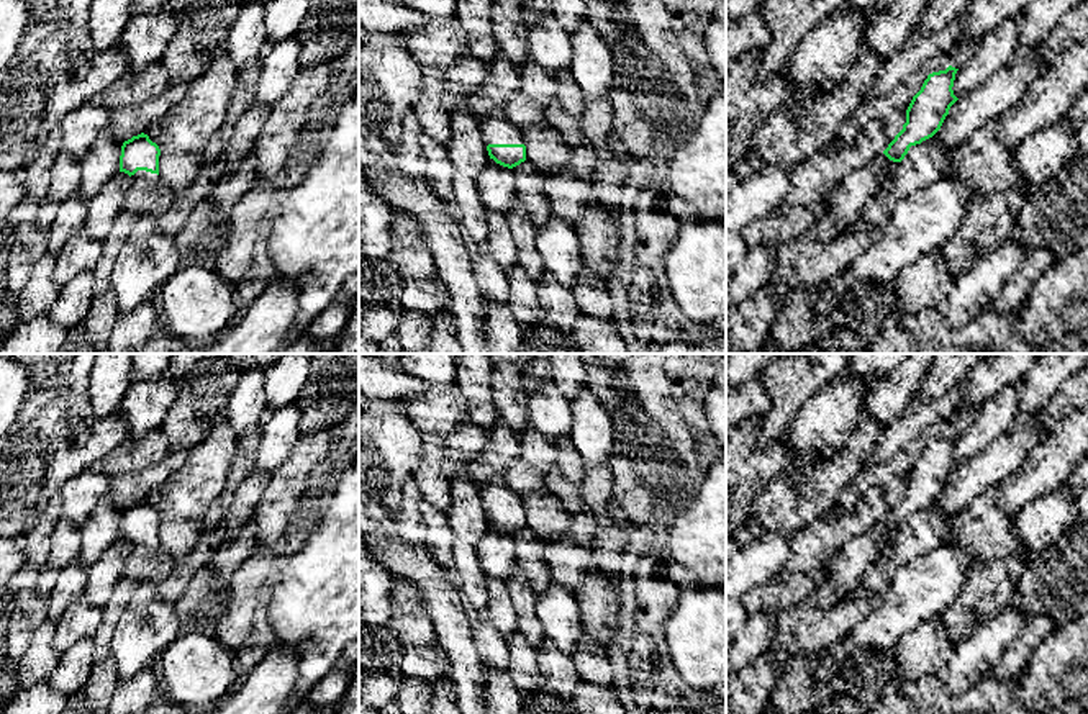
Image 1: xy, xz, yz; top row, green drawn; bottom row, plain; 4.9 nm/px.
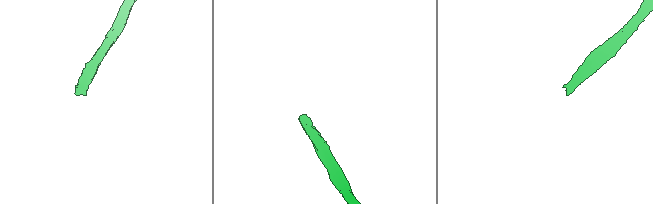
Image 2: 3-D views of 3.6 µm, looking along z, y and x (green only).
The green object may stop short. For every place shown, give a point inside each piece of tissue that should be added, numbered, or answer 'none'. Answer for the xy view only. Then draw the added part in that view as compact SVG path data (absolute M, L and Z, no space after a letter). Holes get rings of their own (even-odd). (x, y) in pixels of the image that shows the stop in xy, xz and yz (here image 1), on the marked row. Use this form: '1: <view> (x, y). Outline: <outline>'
1: xy (149, 179). Outline: M138 170L134 175L131 175L131 180L143 180L149 188L154 188L159 182L159 175L146 170Z

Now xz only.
1: xz (497, 128). Outline: M493 113L480 120L482 138L485 144L523 144L523 131L519 131L506 116L506 113Z

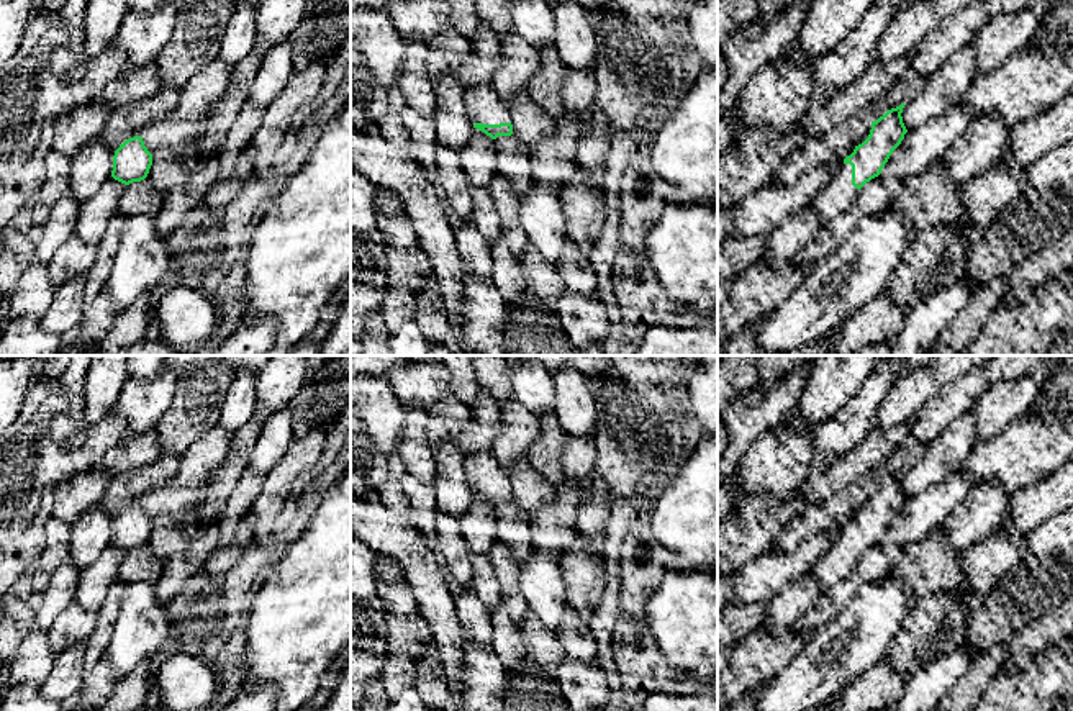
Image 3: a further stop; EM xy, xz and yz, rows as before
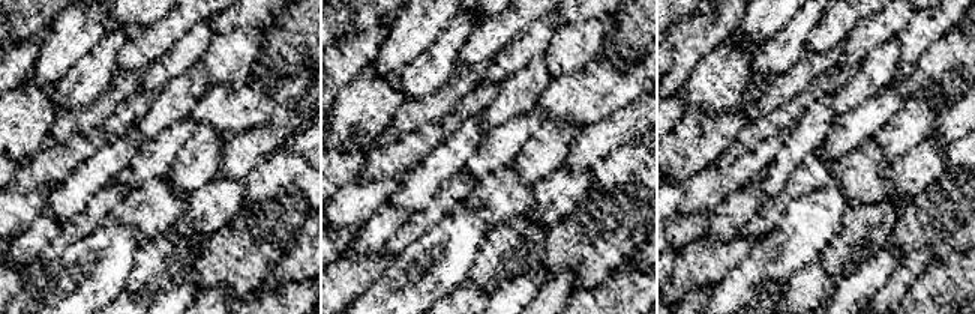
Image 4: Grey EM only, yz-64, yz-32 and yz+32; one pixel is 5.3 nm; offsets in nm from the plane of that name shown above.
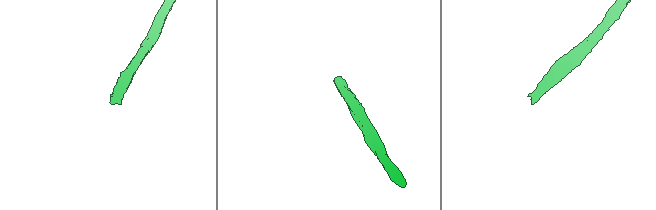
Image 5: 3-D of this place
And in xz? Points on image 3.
1: xz (484, 105). Outline: M483 84L464 90L464 102L472 125L511 123L508 105L500 100L491 84Z

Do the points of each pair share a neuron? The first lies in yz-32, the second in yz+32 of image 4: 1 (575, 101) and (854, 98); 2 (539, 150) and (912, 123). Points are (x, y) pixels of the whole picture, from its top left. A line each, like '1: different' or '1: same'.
1: different
2: same

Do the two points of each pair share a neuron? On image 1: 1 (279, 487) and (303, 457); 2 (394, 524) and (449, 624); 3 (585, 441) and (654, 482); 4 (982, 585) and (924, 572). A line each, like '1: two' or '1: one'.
1: one
2: two
3: two
4: two

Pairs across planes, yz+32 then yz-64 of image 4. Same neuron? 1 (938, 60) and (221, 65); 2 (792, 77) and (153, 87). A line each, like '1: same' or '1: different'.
1: different
2: different

